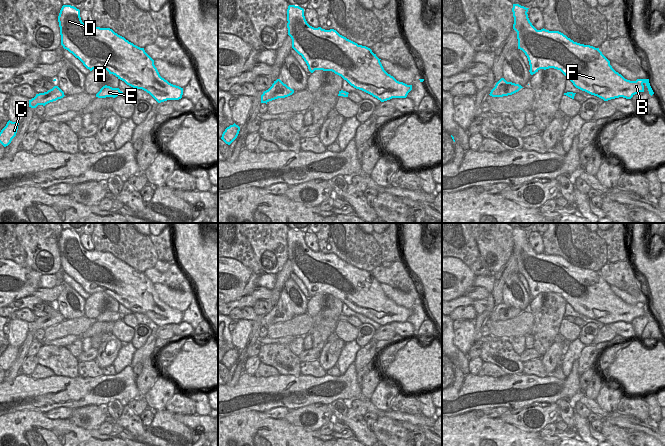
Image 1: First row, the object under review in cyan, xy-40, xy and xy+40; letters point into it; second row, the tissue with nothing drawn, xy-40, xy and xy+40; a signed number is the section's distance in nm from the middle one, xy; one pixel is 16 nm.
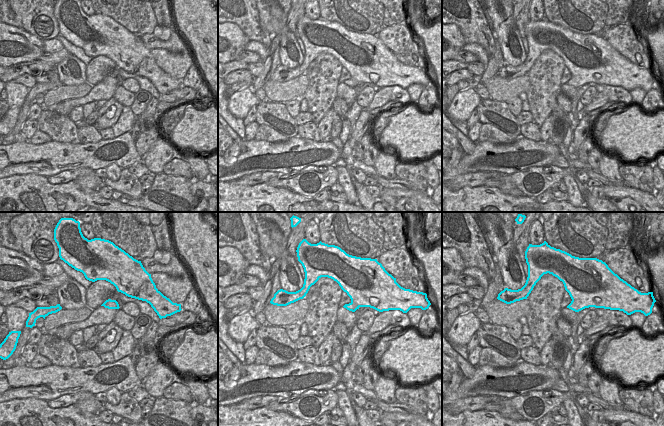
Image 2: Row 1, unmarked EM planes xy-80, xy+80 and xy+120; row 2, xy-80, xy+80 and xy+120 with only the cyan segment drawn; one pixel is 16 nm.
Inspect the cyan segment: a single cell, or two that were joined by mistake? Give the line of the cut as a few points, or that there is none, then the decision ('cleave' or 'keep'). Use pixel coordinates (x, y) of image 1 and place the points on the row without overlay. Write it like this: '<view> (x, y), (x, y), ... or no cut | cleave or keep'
no cut | keep

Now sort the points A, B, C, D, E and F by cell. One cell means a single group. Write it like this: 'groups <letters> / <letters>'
groups A B C D E F

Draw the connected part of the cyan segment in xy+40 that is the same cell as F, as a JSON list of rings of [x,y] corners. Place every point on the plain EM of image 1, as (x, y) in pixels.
[[[513,228],[514,241],[513,253],[517,256],[518,273],[522,274],[528,282],[530,298],[533,299],[540,293],[554,292],[560,294],[573,309],[604,325],[623,321],[631,323],[635,318],[644,316],[644,307],[649,318],[654,318],[649,303],[637,303],[630,305],[616,296],[610,289],[610,285],[602,278],[599,272],[574,266],[559,255],[546,253],[537,254],[528,242],[528,233],[519,228]]]

